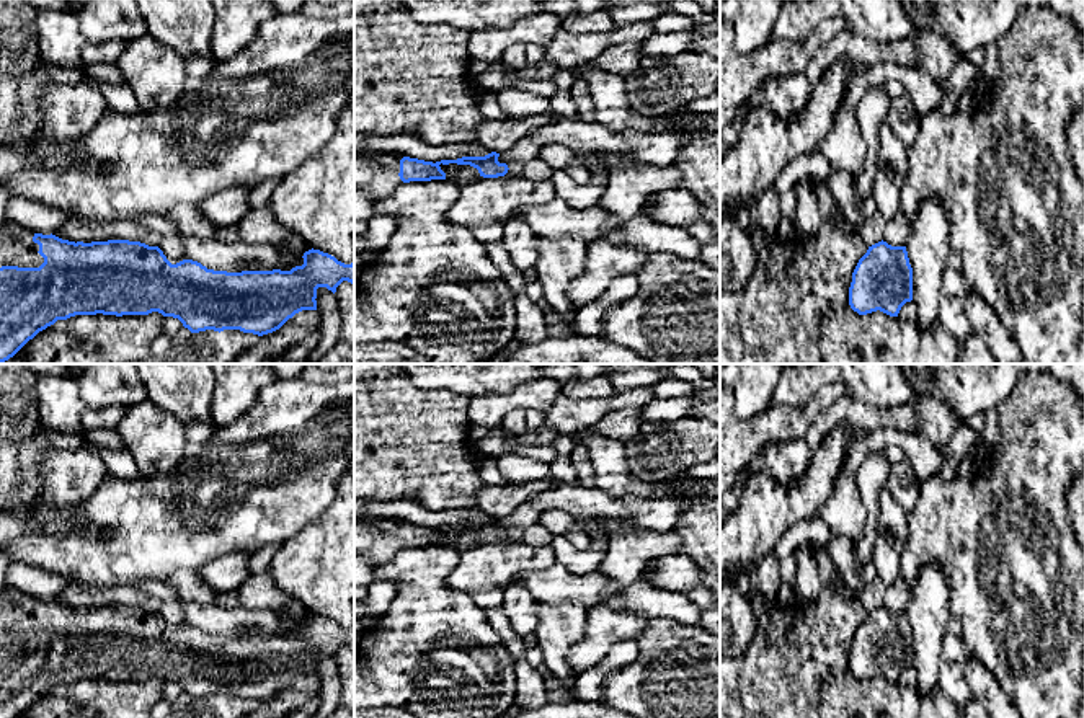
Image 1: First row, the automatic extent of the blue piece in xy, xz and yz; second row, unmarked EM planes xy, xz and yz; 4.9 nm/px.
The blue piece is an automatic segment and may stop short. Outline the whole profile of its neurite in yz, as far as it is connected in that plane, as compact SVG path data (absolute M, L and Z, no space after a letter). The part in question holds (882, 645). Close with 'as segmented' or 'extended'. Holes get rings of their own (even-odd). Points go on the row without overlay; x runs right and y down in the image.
M878 607L869 612L867 618L859 625L849 653L849 671L859 680L883 677L898 682L901 672L913 666L913 633L909 630L906 612L891 612Z; as segmented

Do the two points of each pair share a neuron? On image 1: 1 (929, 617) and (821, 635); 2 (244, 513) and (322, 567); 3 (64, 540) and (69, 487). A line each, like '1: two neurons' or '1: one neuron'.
1: two neurons
2: two neurons
3: two neurons

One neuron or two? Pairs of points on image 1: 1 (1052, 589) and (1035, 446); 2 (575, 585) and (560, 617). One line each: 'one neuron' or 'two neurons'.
1: one neuron
2: two neurons

